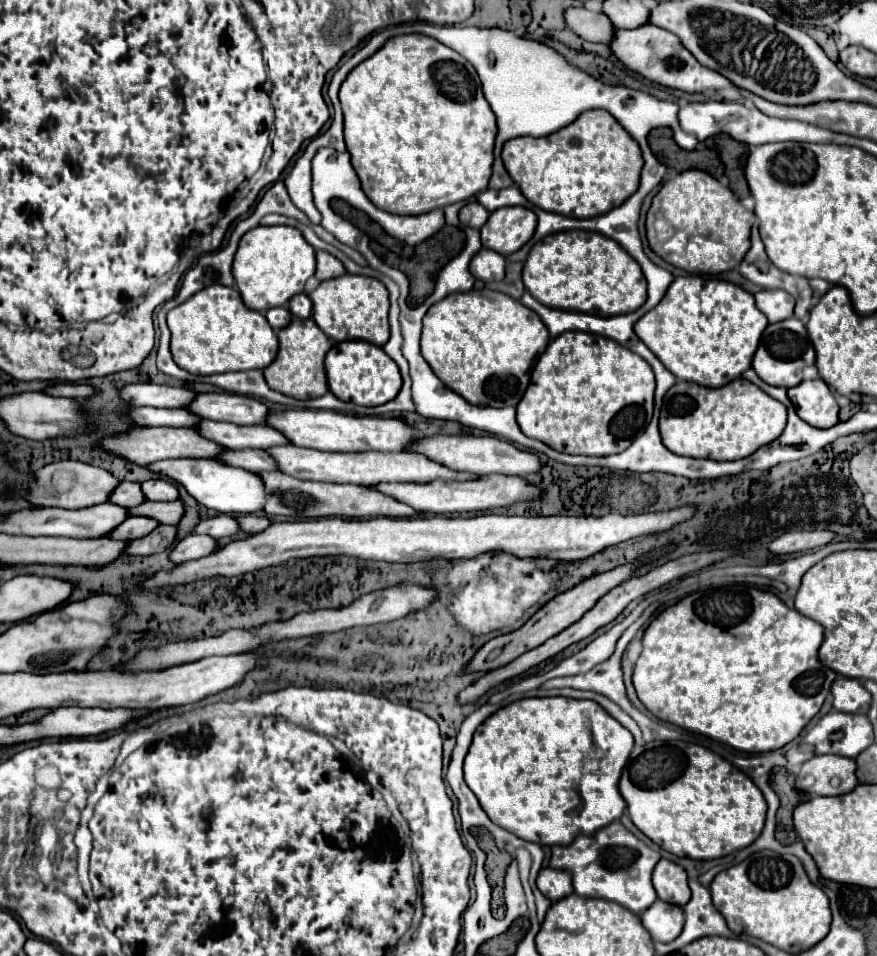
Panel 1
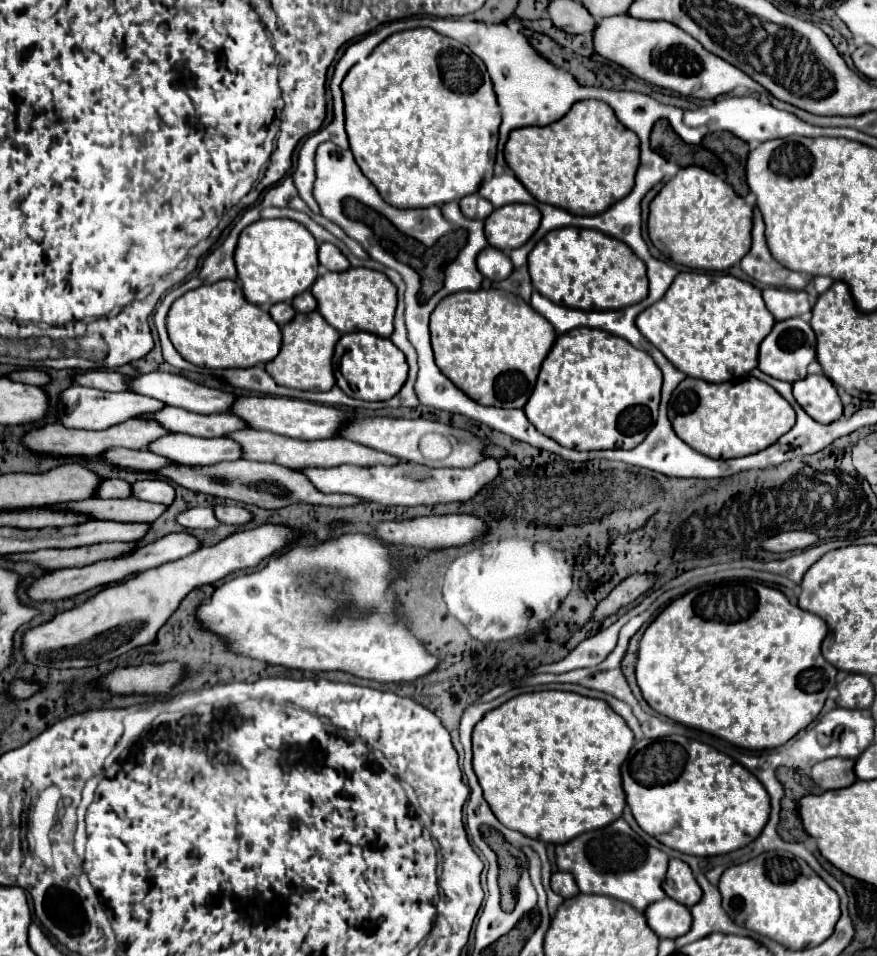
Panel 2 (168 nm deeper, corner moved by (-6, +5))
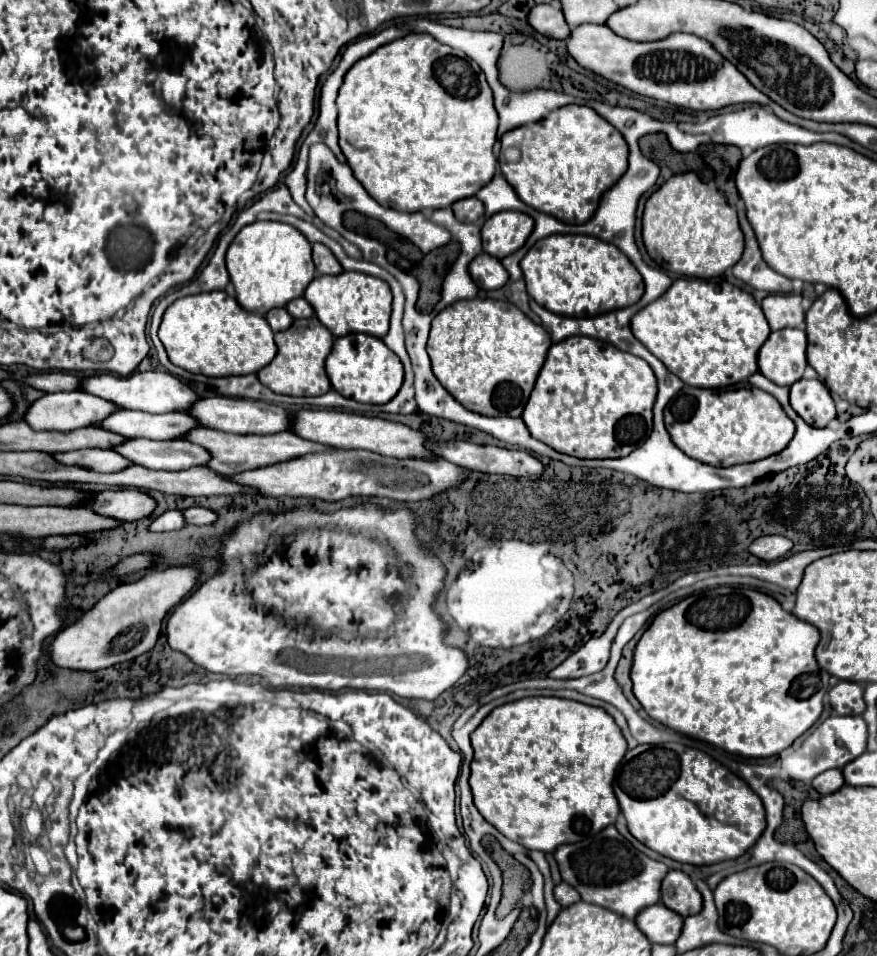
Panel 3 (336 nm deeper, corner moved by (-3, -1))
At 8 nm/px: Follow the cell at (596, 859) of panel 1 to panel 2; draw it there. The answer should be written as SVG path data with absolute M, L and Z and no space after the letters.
M622 818L608 824L606 828L586 832L586 834L580 834L578 838L574 838L566 844L558 844L556 846L556 864L558 864L558 870L570 872L574 876L582 894L612 896L616 900L628 902L630 906L634 906L640 912L646 912L646 908L652 902L662 900L666 896L664 890L662 890L662 882L664 882L664 876L666 876L666 870L668 870L668 856L662 850L648 846Z

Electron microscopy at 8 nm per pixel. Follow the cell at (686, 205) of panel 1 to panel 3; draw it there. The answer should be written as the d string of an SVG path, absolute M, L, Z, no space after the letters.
M695 172L671 176L649 196L643 212L643 242L653 260L657 260L659 256L673 272L697 278L711 278L723 274L727 268L737 264L745 248L737 210L727 204L725 196L717 188L709 188Z

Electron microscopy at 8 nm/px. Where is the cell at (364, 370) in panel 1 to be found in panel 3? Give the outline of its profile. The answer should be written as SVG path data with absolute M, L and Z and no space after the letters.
M347 334L343 338L335 338L325 366L331 386L341 396L355 398L365 404L387 404L403 384L403 368L399 358L385 346L383 340L367 334Z

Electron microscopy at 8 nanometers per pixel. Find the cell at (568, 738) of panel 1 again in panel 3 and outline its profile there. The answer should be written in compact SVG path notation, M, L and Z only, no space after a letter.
M553 696L523 698L497 706L471 734L471 744L475 756L469 784L475 806L509 840L529 850L555 852L561 844L579 842L615 824L619 802L613 792L613 778L627 752L627 740L603 708Z

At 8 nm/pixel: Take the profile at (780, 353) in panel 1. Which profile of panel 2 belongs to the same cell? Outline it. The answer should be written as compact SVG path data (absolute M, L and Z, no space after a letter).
M788 318L782 322L776 322L772 332L762 340L760 344L760 356L758 356L758 368L764 374L770 374L776 380L784 382L796 382L800 378L806 378L806 368L812 360L816 360L816 336L808 322L802 318Z

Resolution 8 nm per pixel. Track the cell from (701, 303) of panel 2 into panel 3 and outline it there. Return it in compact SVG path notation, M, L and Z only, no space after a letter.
M677 280L671 288L659 296L649 306L641 308L631 318L633 336L649 348L669 372L679 376L689 386L699 388L723 388L747 380L757 372L757 352L767 340L771 328L761 306L751 294L729 284L729 282L709 282L709 280Z

